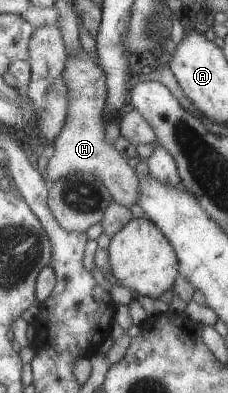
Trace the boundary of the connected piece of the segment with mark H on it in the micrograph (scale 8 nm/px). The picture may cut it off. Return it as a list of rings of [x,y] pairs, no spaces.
[[[82,47],[74,55],[69,52],[64,79],[68,86],[68,118],[61,134],[54,141],[54,155],[49,159],[43,173],[47,182],[65,180],[77,171],[89,171],[99,175],[107,185],[114,200],[126,207],[138,204],[139,181],[133,168],[127,165],[123,154],[105,138],[106,104],[108,99],[108,76],[103,67]]]

